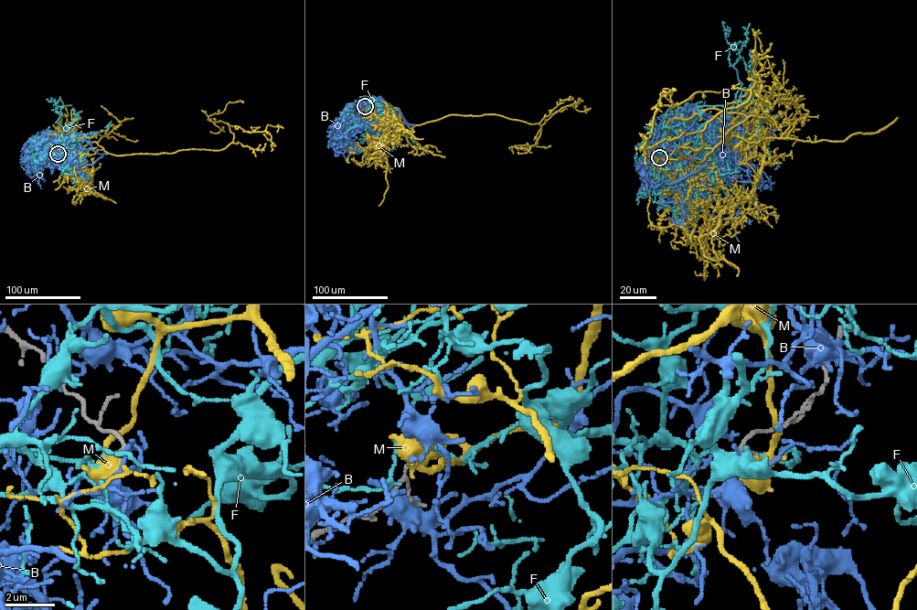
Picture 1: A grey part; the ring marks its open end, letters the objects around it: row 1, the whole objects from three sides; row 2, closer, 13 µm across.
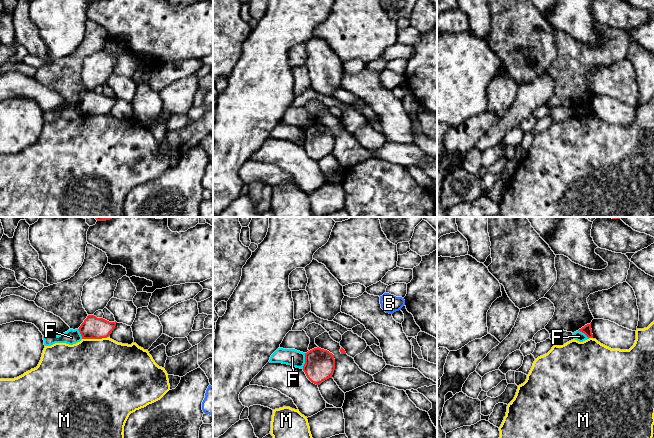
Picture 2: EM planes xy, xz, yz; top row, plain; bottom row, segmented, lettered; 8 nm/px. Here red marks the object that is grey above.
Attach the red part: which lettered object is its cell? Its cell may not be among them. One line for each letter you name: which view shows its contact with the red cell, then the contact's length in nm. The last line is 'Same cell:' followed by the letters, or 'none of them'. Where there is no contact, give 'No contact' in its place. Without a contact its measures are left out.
Same cell: none of them

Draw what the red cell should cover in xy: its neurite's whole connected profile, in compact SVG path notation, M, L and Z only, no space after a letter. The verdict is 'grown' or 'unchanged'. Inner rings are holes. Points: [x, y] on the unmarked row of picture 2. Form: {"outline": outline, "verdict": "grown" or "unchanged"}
{"outline": "M88 91L79 103L82 115L102 115L110 112L116 102L115 98L109 98L94 91Z", "verdict": "unchanged"}

